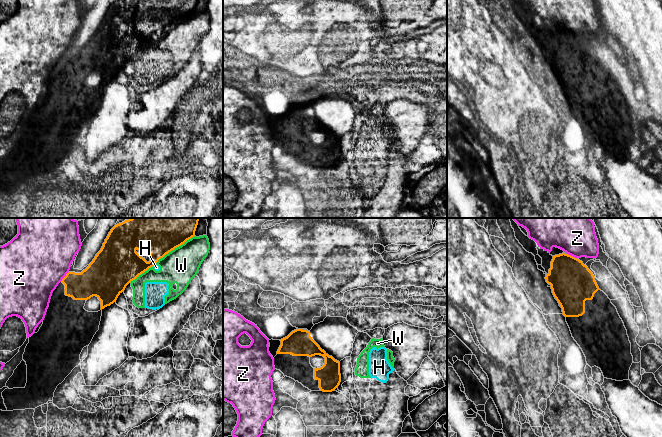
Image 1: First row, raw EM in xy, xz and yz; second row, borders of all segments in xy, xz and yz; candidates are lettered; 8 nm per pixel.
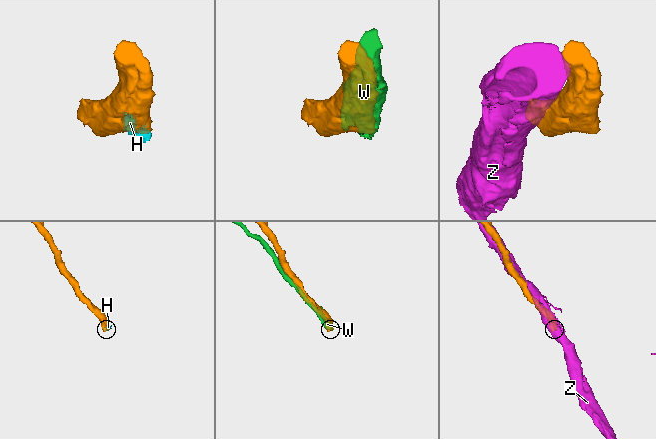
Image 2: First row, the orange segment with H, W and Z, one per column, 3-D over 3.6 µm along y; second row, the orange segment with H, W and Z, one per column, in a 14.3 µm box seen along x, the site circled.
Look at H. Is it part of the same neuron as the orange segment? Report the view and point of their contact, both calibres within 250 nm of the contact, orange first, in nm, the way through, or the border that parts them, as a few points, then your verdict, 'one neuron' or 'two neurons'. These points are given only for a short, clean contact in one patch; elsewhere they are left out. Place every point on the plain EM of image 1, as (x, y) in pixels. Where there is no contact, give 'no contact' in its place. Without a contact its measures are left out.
contact xy (153, 41); calibres 300 and 50 nm; border xy (154, 40), (152, 42); two neurons

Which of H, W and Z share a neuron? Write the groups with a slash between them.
H W / Z

